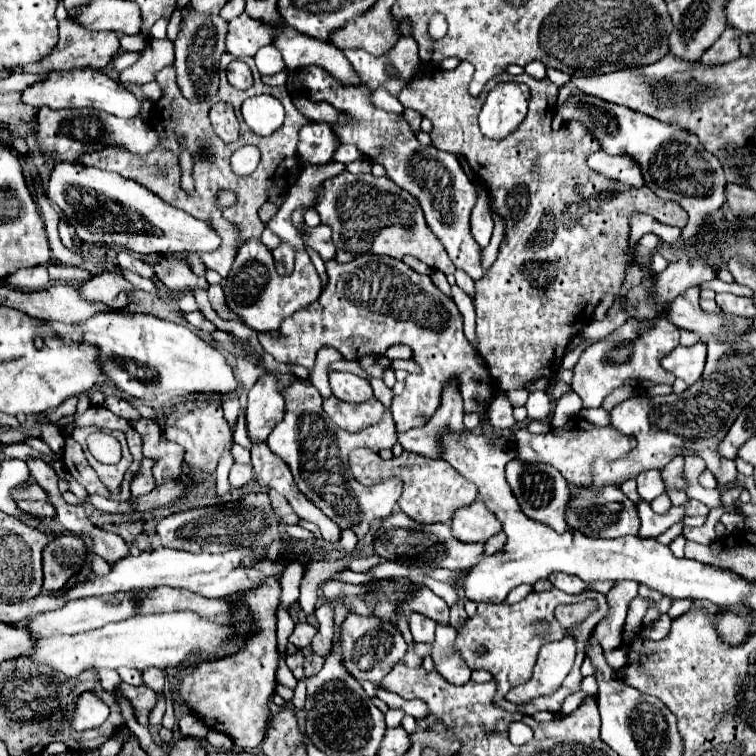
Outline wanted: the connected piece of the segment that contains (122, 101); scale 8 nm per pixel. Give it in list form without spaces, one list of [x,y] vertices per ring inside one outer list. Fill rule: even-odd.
[[[90,67],[68,69],[68,71],[52,71],[44,81],[38,81],[38,83],[30,85],[28,89],[24,89],[20,101],[24,105],[36,107],[36,109],[40,109],[42,105],[48,105],[52,109],[90,107],[90,109],[112,113],[116,117],[136,117],[138,111],[140,111],[140,101],[132,93],[122,89],[108,75],[104,75],[96,69],[90,69]]]

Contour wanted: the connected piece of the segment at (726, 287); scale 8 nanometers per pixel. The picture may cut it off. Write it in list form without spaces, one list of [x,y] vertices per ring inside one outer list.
[[[713,279],[709,282],[704,282],[700,284],[699,289],[711,289],[716,294],[718,293],[732,293],[738,296],[753,297],[753,291],[748,287],[742,287],[738,283],[726,283],[720,281],[720,279]]]

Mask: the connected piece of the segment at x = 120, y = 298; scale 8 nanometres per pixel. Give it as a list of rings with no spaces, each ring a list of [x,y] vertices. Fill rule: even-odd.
[[[102,273],[88,279],[78,287],[80,297],[92,303],[104,303],[106,307],[118,311],[128,303],[128,291],[134,289],[120,273]]]

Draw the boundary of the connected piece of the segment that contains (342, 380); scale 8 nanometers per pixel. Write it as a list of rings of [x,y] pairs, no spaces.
[[[330,371],[330,387],[332,387],[332,393],[342,401],[362,403],[372,397],[372,387],[368,379],[362,379],[354,373]]]

